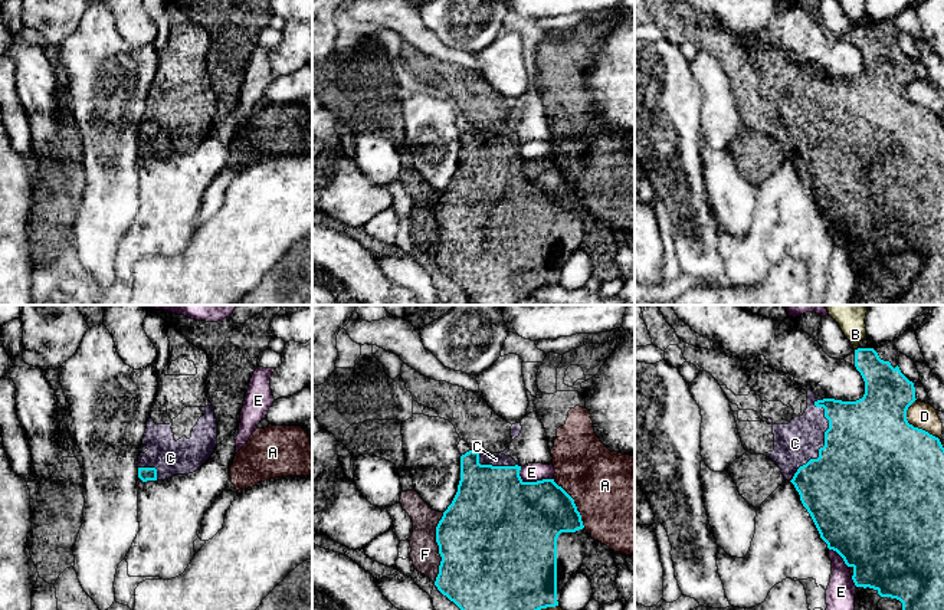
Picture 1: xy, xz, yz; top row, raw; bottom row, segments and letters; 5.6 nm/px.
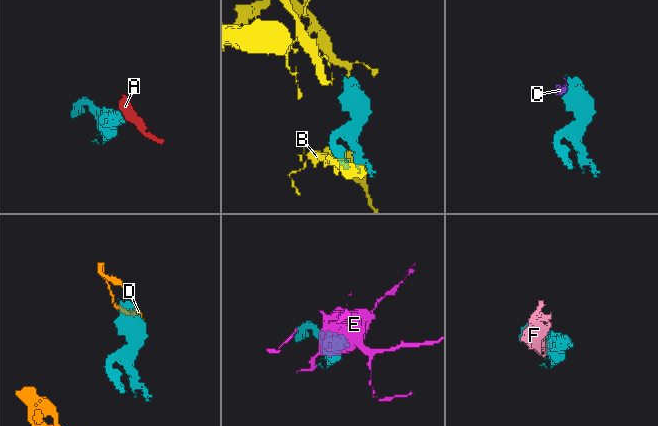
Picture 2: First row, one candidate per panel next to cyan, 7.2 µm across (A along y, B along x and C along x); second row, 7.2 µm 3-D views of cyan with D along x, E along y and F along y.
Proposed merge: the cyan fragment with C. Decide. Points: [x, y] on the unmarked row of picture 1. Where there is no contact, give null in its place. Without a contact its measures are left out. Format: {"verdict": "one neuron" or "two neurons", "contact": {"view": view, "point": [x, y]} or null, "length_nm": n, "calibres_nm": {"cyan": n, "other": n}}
{"verdict": "one neuron", "contact": {"view": "yz", "point": [825, 117]}, "length_nm": 500, "calibres_nm": {"cyan": 500, "other": 240}}

